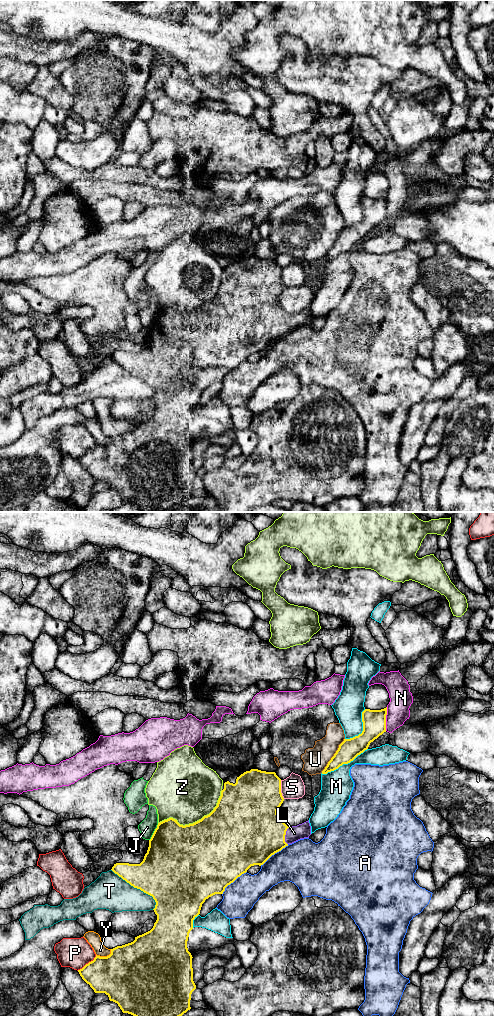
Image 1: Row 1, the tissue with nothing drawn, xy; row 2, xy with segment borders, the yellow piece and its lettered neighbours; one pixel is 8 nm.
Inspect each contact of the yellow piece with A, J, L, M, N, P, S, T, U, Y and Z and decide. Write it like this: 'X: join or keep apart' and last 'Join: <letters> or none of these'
A: keep apart
J: keep apart
L: join
M: keep apart
N: keep apart
P: keep apart
S: keep apart
T: keep apart
U: keep apart
Y: keep apart
Z: keep apart
Join: L

